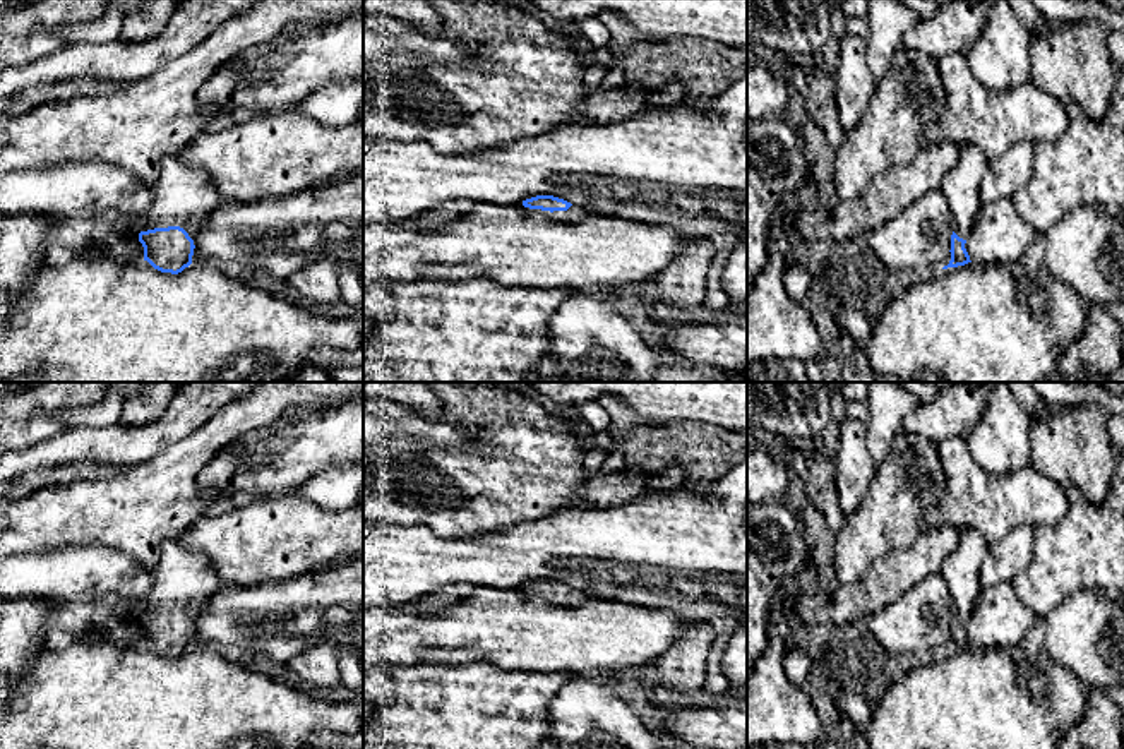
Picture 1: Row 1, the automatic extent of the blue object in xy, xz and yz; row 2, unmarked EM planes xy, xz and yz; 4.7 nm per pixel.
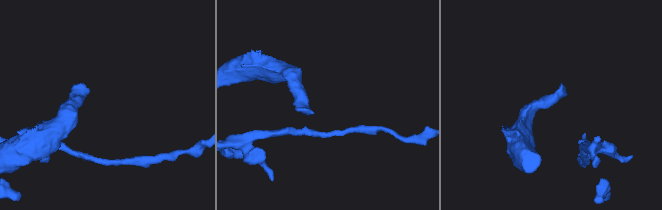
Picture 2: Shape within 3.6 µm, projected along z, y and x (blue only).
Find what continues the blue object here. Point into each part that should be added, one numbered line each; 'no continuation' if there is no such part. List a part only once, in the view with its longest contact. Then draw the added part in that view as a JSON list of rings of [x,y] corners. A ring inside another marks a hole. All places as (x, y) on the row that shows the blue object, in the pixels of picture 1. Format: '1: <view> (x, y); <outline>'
1: xy (184, 196); [[[178,156],[163,158],[152,194],[151,207],[135,219],[137,233],[180,226],[194,240],[197,226],[224,201],[206,171]]]

